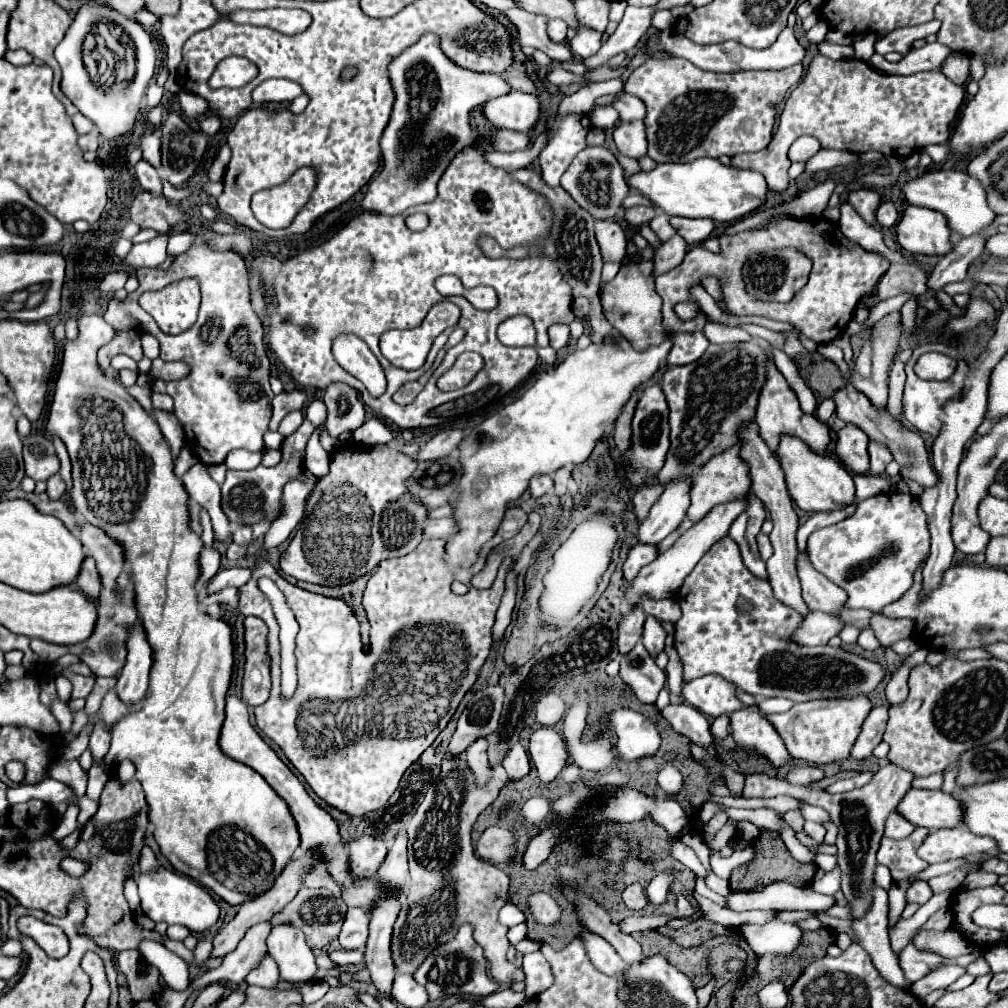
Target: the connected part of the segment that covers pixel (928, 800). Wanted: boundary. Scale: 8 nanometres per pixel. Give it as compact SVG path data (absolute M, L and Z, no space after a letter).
M911 788L899 802L897 810L915 826L929 830L955 828L963 824L963 804L943 790Z

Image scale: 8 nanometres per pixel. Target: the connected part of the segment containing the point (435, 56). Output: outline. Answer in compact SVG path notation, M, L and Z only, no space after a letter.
M425 34L417 44L409 46L403 54L399 54L391 66L389 66L389 72L391 72L391 84L393 84L393 90L397 94L397 100L395 100L395 106L393 106L393 114L391 114L391 120L389 120L389 126L385 128L383 132L383 138L381 138L381 150L383 150L383 170L379 172L379 176L375 178L375 182L369 182L369 188L361 200L361 208L365 212L379 212L379 214L403 214L407 208L411 206L417 206L417 204L425 204L425 202L433 202L435 196L437 196L437 182L441 178L441 174L445 172L447 164L451 162L451 158L463 150L465 146L471 146L473 144L473 130L469 126L469 110L477 108L479 104L487 102L487 100L493 100L497 96L505 96L507 92L511 92L511 86L499 76L499 74L477 74L477 72L471 72L471 70L465 70L465 68L459 68L457 64L453 64L439 48L439 38L435 38L433 34Z

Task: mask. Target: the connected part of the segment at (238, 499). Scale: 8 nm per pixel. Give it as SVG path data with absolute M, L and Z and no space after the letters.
M303 420L299 430L293 432L289 438L285 438L285 458L277 466L271 466L271 468L257 466L253 470L245 470L245 472L239 472L239 470L227 472L227 478L221 486L221 508L233 528L237 528L239 524L253 526L255 522L261 522L261 520L273 522L279 518L283 486L287 484L287 480L295 478L297 474L301 474L305 470L305 446L307 446L313 430L315 430L315 426L309 420Z

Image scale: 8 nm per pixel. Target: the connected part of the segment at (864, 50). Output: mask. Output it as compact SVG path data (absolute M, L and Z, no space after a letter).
M867 34L863 40L859 40L859 42L855 42L853 44L853 48L855 48L855 58L857 60L863 60L863 62L869 62L869 58L873 56L873 52L875 52L875 36L873 34Z

